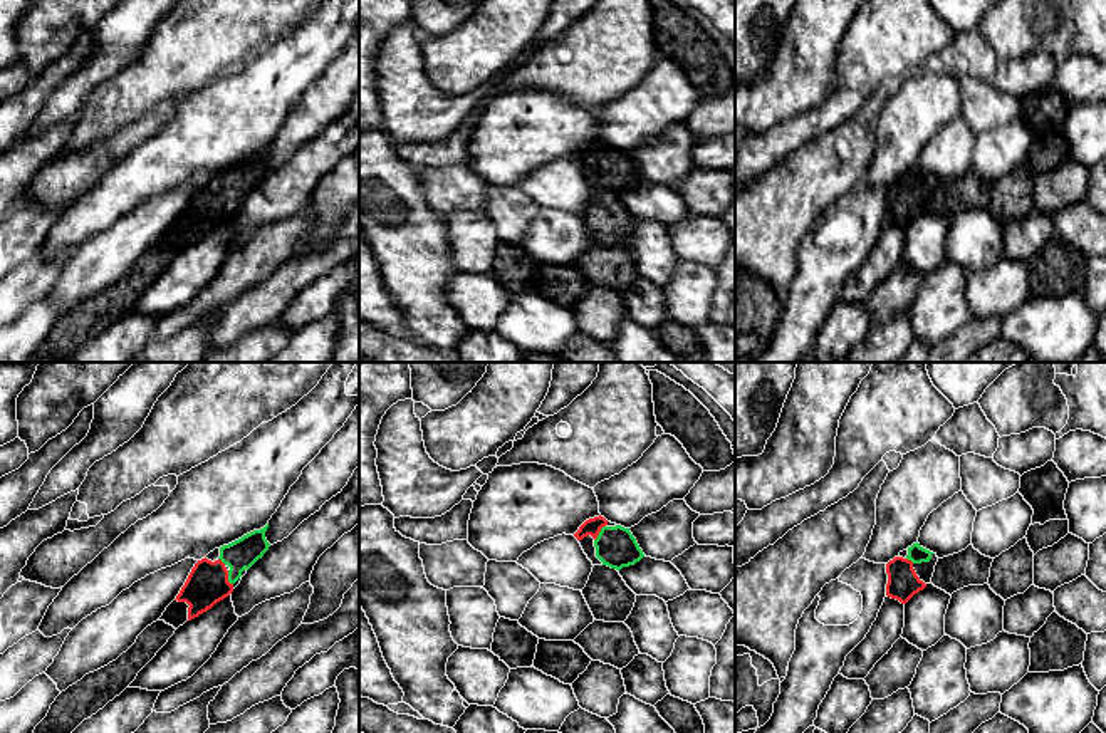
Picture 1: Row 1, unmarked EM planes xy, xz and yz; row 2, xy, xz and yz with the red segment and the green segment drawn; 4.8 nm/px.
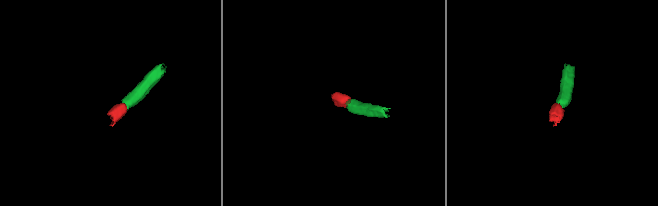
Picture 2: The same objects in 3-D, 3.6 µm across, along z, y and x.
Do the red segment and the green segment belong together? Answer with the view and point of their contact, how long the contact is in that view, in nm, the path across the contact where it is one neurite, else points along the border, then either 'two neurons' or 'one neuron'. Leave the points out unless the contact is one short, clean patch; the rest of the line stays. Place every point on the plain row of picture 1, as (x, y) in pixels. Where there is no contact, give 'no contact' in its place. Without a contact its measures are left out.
meets red in xz at (598, 158); contact 90 nm long; runs through xz (591, 151), (598, 158), (616, 171); one neuron

